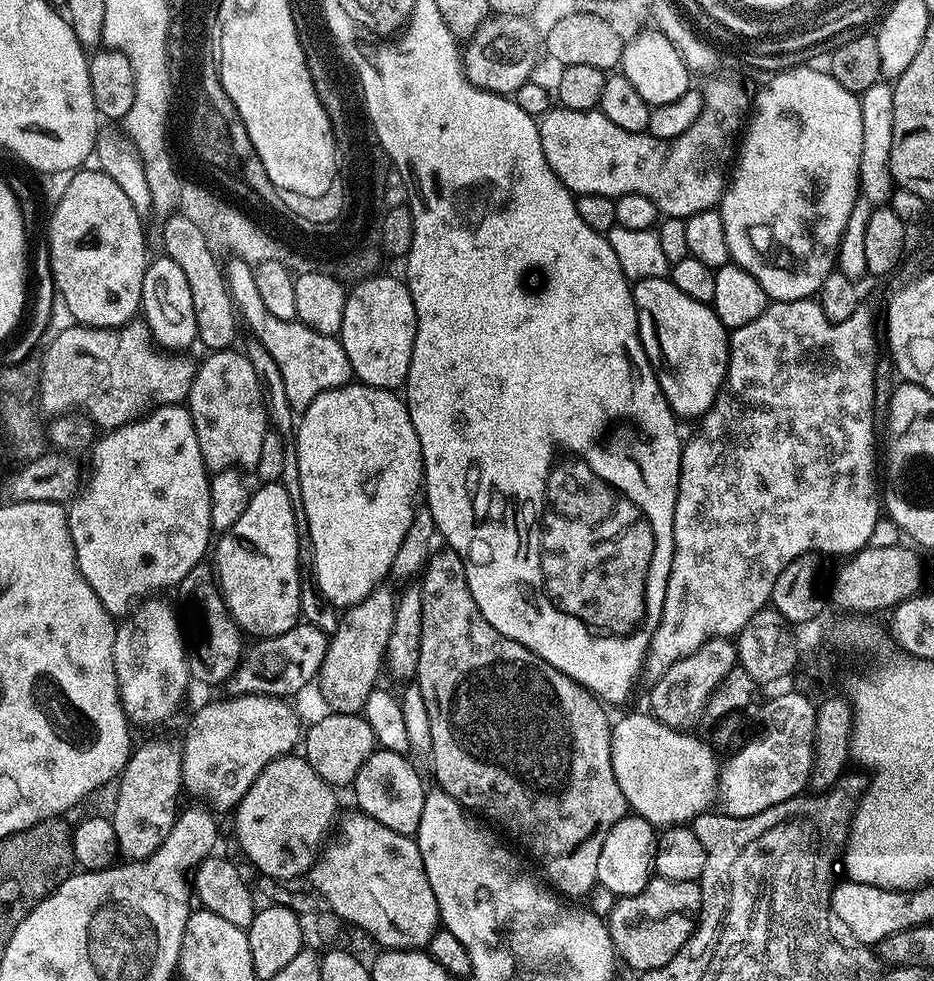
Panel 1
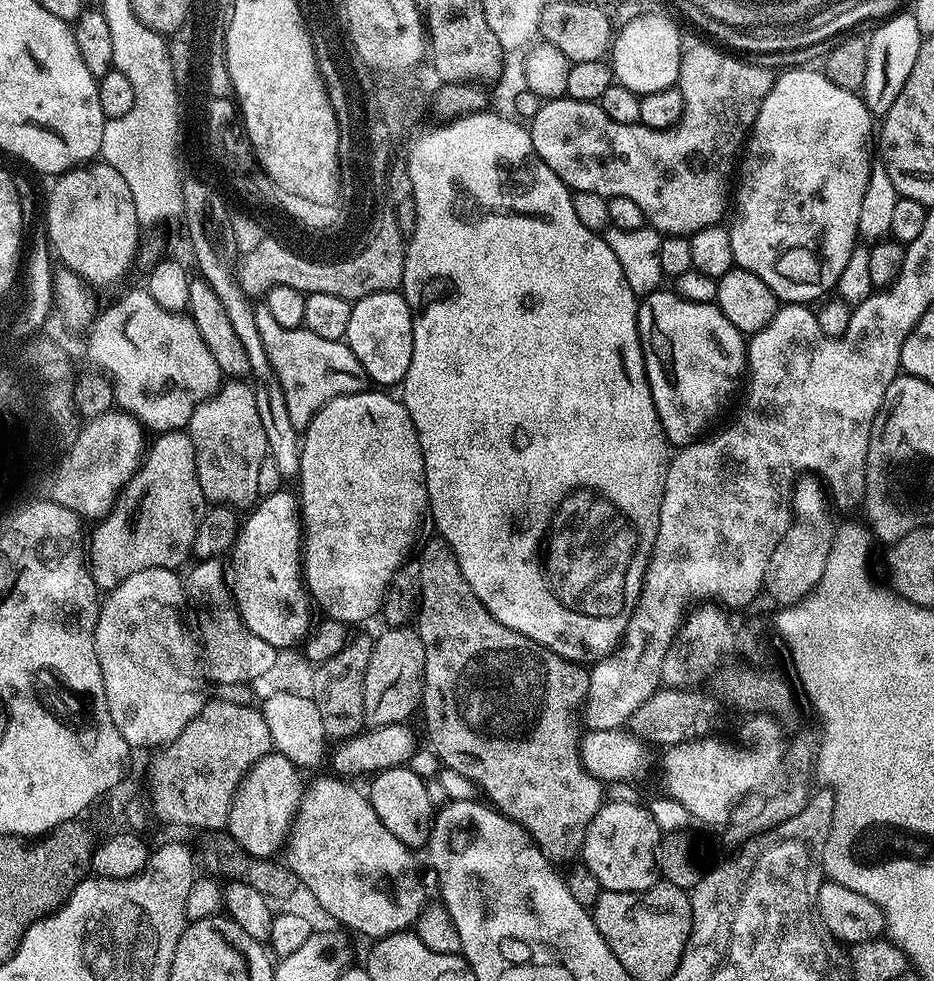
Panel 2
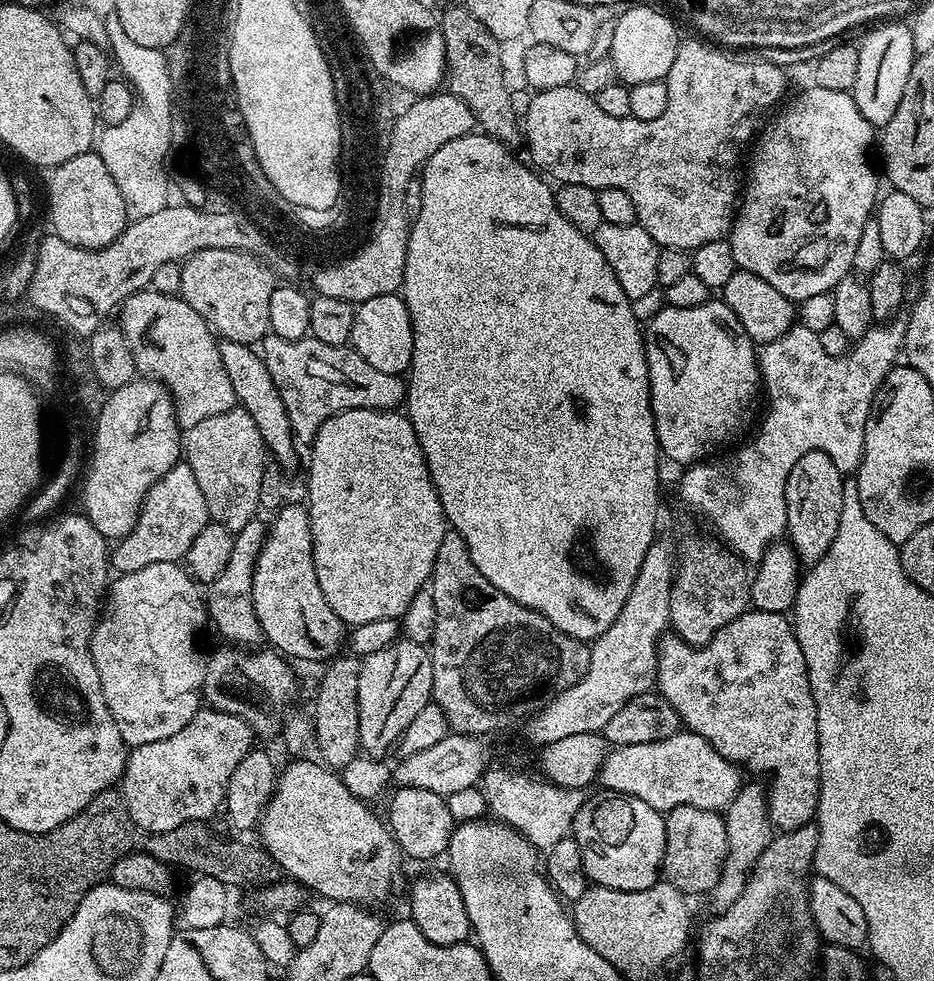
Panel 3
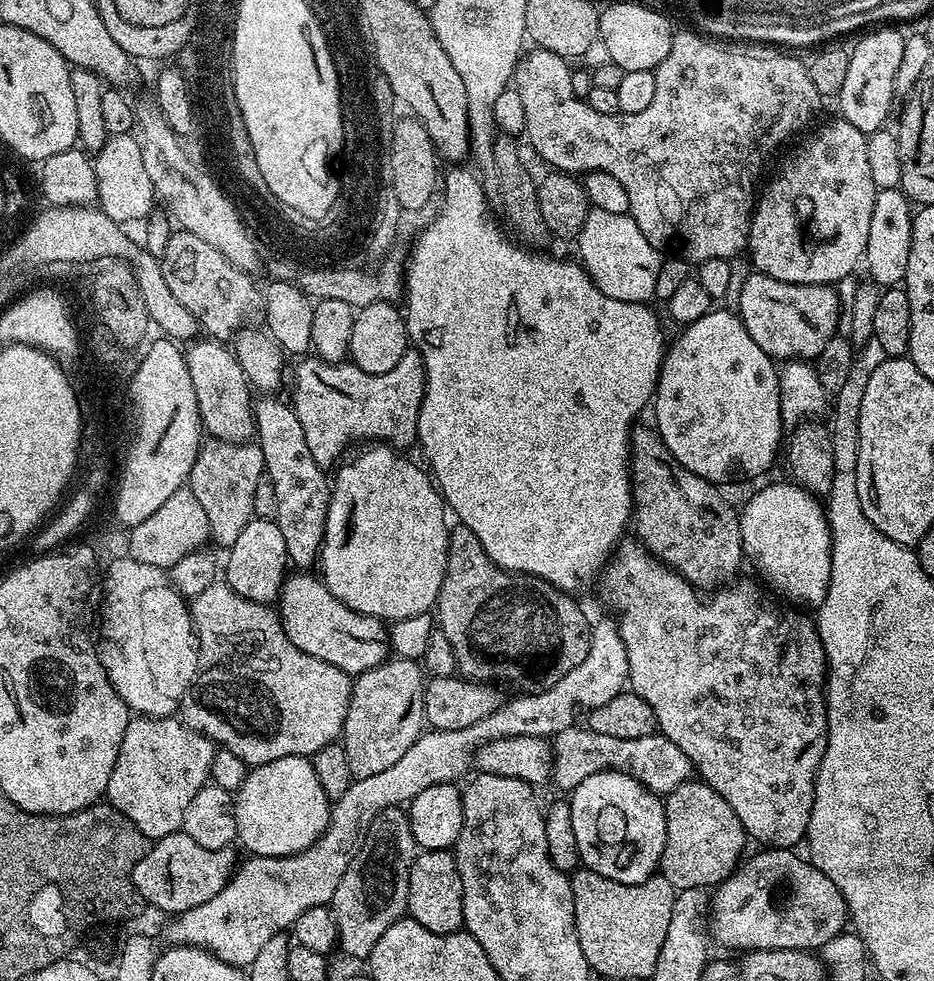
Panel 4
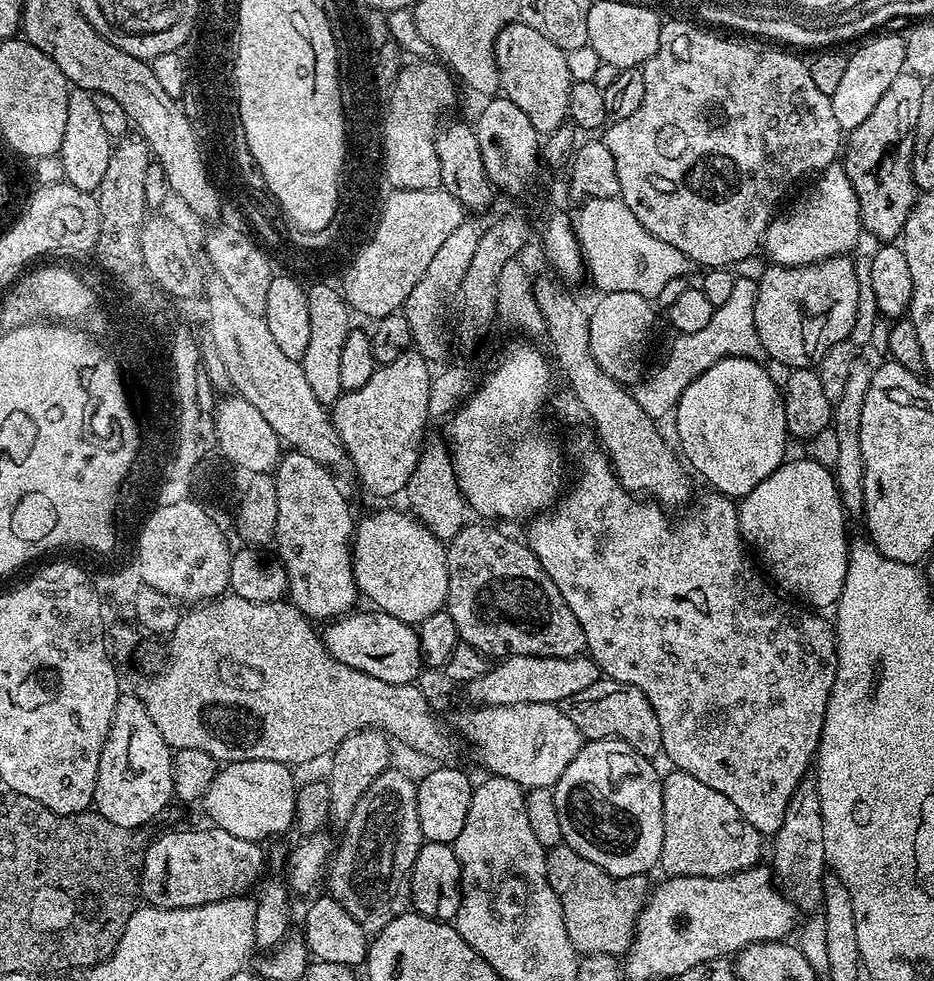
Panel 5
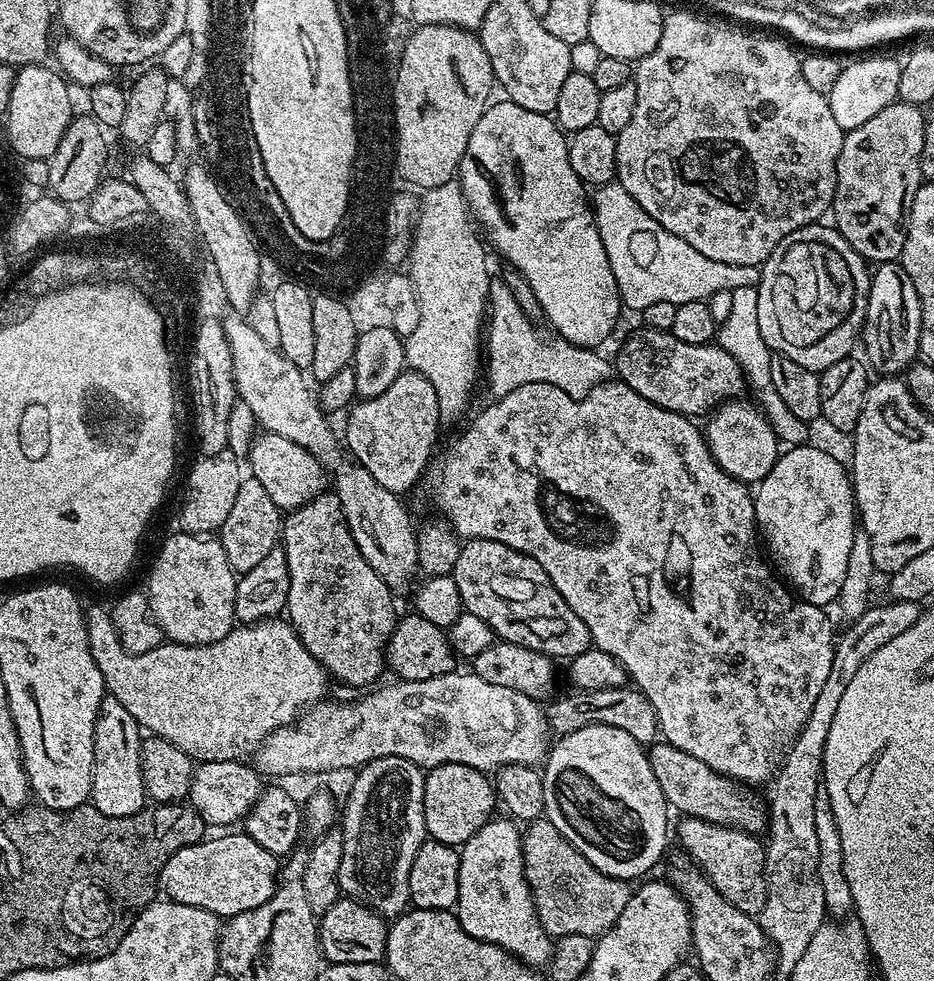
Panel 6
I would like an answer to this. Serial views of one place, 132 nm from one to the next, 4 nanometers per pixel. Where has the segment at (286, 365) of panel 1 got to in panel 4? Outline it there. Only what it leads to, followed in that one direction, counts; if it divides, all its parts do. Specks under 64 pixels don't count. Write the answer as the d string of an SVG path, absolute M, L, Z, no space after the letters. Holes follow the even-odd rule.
M409 350L406 354L402 354L398 366L394 366L394 370L386 370L386 374L366 374L366 370L351 362L328 364L319 358L308 359L301 359L297 363L301 364L293 372L291 369L290 403L298 414L298 422L302 422L302 430L306 433L306 446L320 468L335 469L341 463L348 444L354 443L355 440L391 444L397 450L408 450L411 444L413 447L417 443L418 410L422 410L422 398L426 390L426 370L419 352Z

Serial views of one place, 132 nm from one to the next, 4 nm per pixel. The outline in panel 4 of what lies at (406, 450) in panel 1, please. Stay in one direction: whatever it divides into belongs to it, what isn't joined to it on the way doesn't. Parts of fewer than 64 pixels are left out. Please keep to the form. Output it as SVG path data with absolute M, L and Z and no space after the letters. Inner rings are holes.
M379 442L369 443L353 460L345 459L343 463L335 469L334 479L330 484L330 495L328 497L328 513L326 514L326 526L324 527L324 541L320 543L318 553L318 572L324 584L346 606L350 606L356 612L361 612L367 616L376 616L379 620L391 622L410 618L414 614L428 612L433 607L442 590L442 578L446 574L446 558L448 557L448 533L450 524L444 521L446 516L446 505L444 497L441 496L439 488L436 487L431 475L423 467L419 468L412 460L407 460L403 451L397 450L391 444Z

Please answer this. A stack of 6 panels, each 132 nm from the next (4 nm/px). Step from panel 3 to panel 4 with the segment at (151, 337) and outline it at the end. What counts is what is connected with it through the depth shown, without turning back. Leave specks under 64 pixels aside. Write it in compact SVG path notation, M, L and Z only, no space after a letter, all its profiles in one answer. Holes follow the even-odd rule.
M200 338L187 345L186 355L190 382L194 382L194 394L198 398L198 410L205 433L213 439L235 444L251 441L256 431L254 392L235 351L227 343L215 338Z

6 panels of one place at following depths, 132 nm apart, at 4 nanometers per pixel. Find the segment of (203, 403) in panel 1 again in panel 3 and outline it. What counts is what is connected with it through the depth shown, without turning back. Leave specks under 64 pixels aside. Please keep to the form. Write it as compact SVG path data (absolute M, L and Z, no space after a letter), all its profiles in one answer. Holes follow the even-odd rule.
M239 406L226 410L226 414L214 414L214 418L202 418L182 436L182 456L194 470L194 479L206 498L206 510L211 523L226 526L233 534L240 532L260 512L258 490L262 487L262 474L266 463L266 449L254 418Z

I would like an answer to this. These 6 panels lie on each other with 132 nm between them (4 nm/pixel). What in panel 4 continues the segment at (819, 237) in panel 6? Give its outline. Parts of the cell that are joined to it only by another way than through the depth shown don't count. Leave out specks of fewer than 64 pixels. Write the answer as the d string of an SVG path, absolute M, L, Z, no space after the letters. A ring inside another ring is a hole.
M752 270L742 286L738 315L746 326L750 338L762 346L766 355L773 361L787 362L789 360L815 361L816 355L830 342L830 338L837 335L840 324L840 307L842 301L837 289L831 284L791 284L778 282L778 278L770 278L766 274Z

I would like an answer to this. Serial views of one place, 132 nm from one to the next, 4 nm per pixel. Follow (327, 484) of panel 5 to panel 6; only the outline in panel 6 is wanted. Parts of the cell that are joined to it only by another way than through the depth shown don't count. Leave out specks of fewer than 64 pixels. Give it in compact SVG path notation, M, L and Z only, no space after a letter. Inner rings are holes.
M325 490L310 502L291 509L283 517L282 547L290 574L286 619L299 634L302 646L306 646L306 650L324 667L333 681L341 680L352 688L367 689L375 685L375 680L386 672L386 649L396 629L398 611L392 605L394 594L386 582L382 582L366 558L362 558L350 534L350 526L346 526L346 518L335 491Z

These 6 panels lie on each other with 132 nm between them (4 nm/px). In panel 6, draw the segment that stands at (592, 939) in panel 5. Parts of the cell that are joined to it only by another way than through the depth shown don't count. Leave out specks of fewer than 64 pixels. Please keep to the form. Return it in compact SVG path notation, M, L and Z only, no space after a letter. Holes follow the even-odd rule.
M548 819L531 821L523 829L522 839L524 842L524 876L532 892L532 901L536 907L540 925L547 930L549 936L559 938L570 934L582 934L598 938L618 920L618 914L626 910L626 902L630 902L633 894L629 881L602 874L602 870L595 868L570 841L562 834L558 834L558 826L554 826Z

